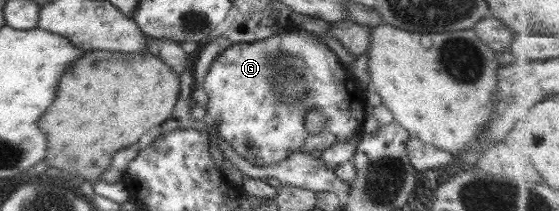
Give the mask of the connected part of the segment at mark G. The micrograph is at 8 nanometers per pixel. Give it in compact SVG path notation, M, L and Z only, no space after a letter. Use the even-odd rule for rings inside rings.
M290 29L259 41L230 45L212 61L199 89L208 97L205 111L216 124L215 130L240 158L254 166L274 164L296 151L319 157L325 148L363 134L366 101L358 83L326 45L301 29ZM311 108L319 110L326 118L327 123L320 134L308 134L304 128L305 112Z

